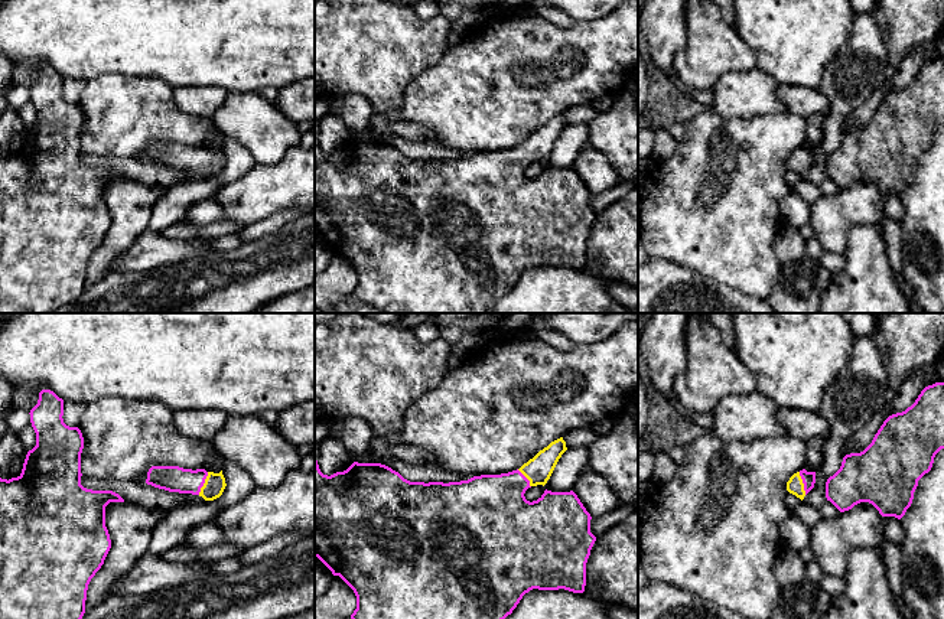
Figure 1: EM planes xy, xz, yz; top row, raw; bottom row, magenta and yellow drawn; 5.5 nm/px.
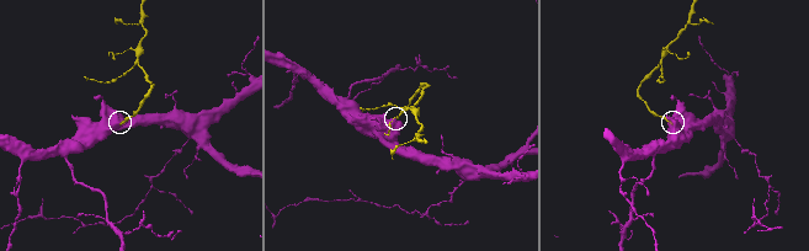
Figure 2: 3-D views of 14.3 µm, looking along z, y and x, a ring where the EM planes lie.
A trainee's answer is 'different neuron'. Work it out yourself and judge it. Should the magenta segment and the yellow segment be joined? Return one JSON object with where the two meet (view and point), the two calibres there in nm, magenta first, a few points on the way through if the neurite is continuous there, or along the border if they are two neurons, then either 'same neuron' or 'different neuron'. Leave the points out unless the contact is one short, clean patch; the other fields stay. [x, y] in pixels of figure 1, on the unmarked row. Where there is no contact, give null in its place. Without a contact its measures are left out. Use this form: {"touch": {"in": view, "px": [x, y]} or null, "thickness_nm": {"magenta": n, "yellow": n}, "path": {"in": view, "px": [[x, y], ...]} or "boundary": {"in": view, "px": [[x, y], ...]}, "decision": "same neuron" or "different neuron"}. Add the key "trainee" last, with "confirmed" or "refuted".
{"touch": {"in": "xy", "px": [204, 159]}, "thickness_nm": {"magenta": 140, "yellow": 120}, "path": {"in": "xy", "px": [[171, 155], [204, 159], [214, 162]]}, "decision": "same neuron", "trainee": "refuted"}

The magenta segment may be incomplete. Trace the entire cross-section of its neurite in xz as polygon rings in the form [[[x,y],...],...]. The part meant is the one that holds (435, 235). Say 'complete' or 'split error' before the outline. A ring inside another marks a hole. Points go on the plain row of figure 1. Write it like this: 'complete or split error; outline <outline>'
split error; outline [[[563,114],[551,118],[520,146],[501,152],[481,152],[460,159],[410,159],[398,149],[381,140],[354,139],[346,147],[331,153],[323,152],[315,136],[315,234],[318,234],[333,253],[339,253],[355,270],[357,286],[352,299],[371,303],[383,313],[491,313],[495,303],[517,284],[525,270],[533,265],[583,270],[586,263],[586,240],[596,214],[590,209],[590,190],[577,172],[570,169],[544,170],[537,177],[527,177],[528,164],[546,162],[559,136],[567,127]]]

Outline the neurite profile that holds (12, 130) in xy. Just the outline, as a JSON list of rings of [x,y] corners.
[[[7,105],[0,114],[0,154],[9,157],[20,153],[26,131],[19,113]]]

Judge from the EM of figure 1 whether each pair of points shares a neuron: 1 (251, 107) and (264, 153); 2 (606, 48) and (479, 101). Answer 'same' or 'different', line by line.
1: same
2: same

